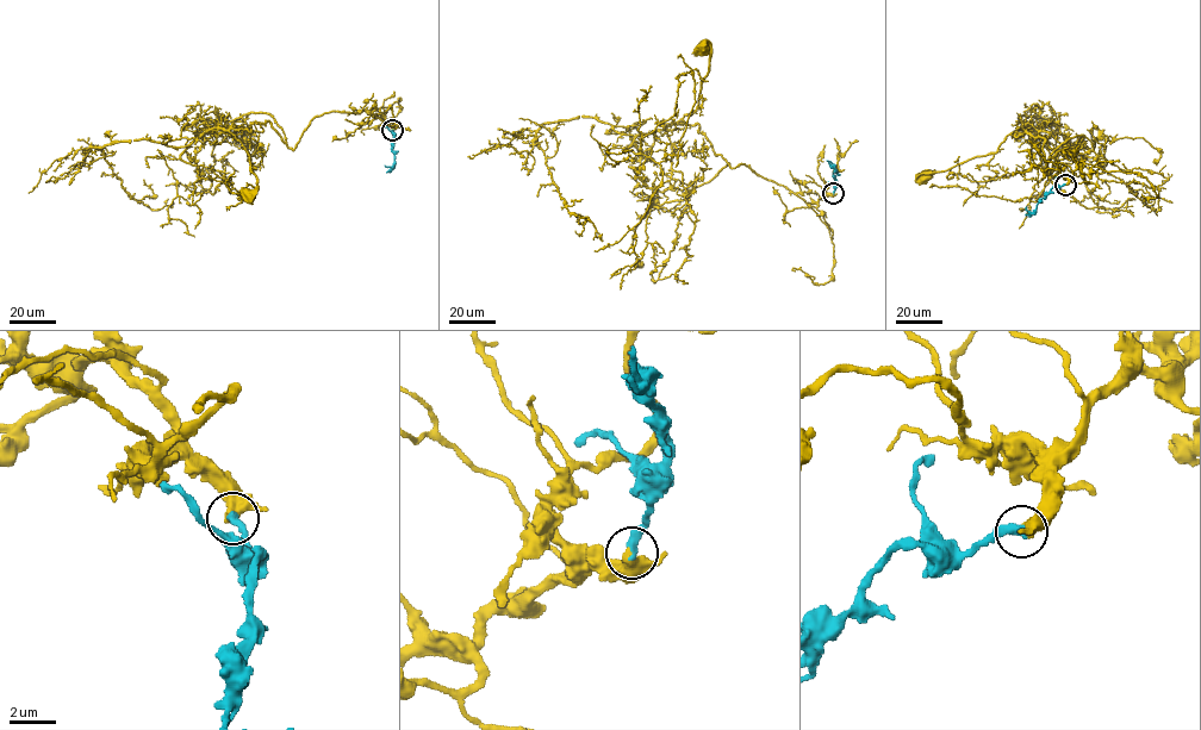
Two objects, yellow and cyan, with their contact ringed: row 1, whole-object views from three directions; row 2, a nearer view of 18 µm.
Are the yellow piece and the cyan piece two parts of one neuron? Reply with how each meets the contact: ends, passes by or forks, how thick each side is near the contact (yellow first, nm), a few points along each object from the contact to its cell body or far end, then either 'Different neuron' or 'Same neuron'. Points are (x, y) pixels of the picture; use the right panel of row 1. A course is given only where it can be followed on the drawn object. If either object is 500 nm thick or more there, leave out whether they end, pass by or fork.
At the ring yellow ends. At the ring cyan ends. Thickness 440 nm (yellow) against 380 nm. Course of yellow: (1066, 185), (1083, 163), (1061, 149), (1047, 174), (1044, 138), (1015, 136), (1018, 129), (995, 153), (922, 175). Course of cyan: (1066, 185), (1055, 186), (1040, 199), (1033, 212), (1026, 207). Same neuron

